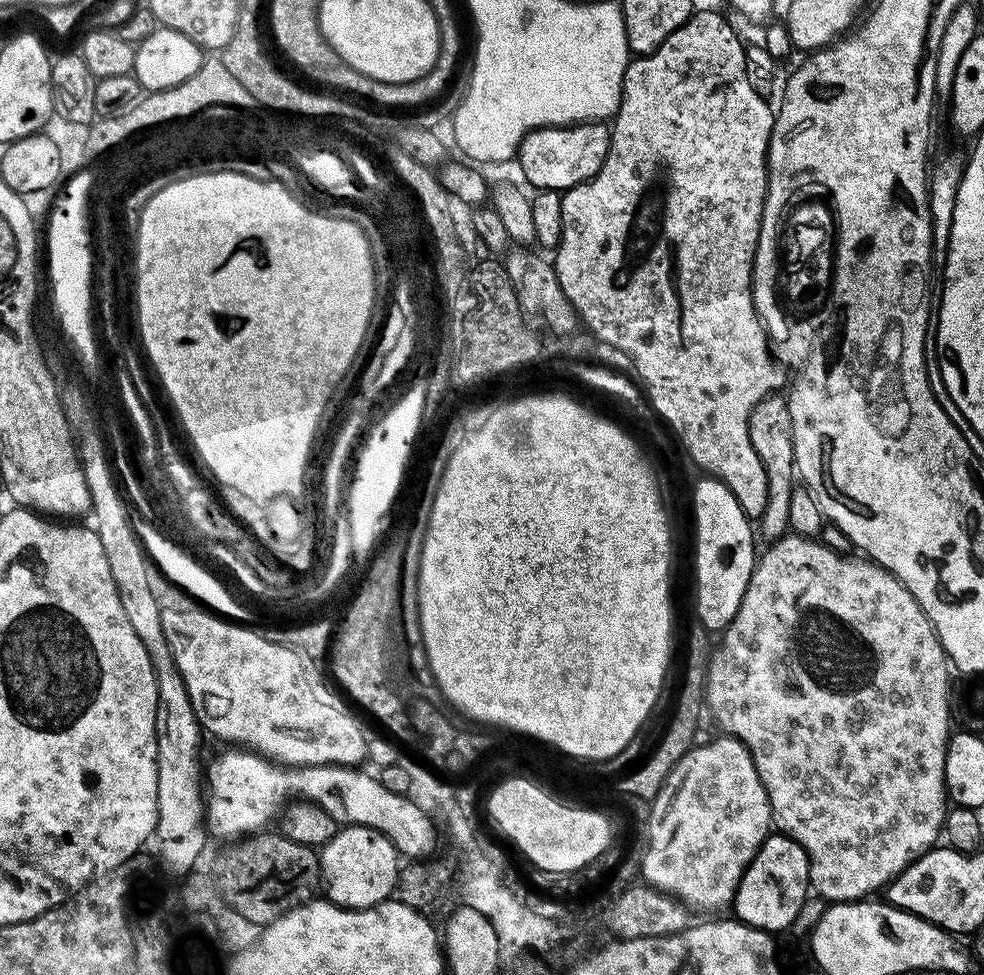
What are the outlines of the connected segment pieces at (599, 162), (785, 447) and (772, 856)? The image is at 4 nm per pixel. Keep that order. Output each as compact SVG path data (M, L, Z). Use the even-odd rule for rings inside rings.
M585 122L582 124L570 124L554 128L535 128L528 132L520 144L518 161L520 160L520 172L533 184L536 190L567 190L576 184L584 184L598 174L598 170L606 162L608 147L612 141L612 133L609 125L604 122Z
M769 394L761 398L750 410L748 433L750 446L754 446L754 454L758 454L758 462L762 462L762 470L766 470L766 510L758 517L758 532L765 536L765 541L781 540L789 531L790 494L798 484L796 459L794 458L794 434L790 422L790 406L783 395Z
M769 834L754 854L741 878L734 901L735 919L769 934L791 929L792 923L810 896L808 855L798 842L783 834Z

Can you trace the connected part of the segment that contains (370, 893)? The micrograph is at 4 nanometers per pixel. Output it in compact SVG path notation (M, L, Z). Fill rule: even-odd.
M344 826L319 853L322 884L327 899L341 908L363 910L385 903L395 893L396 882L402 871L396 848L373 828Z

